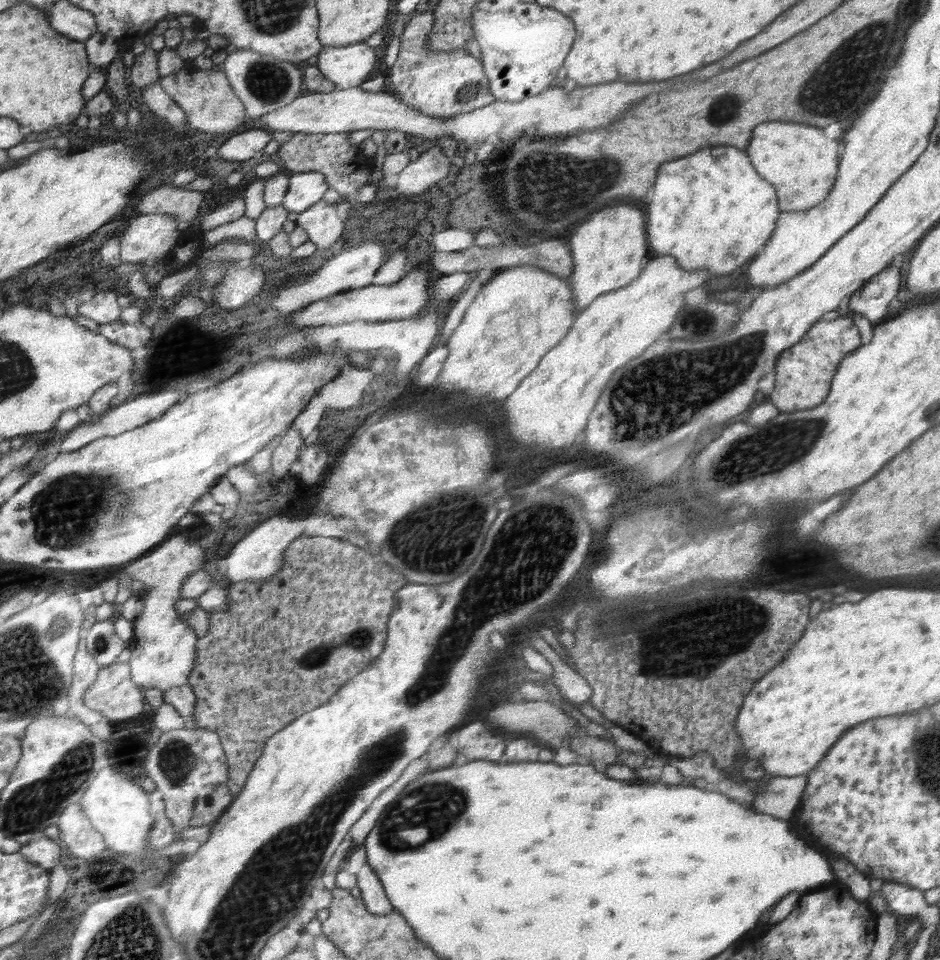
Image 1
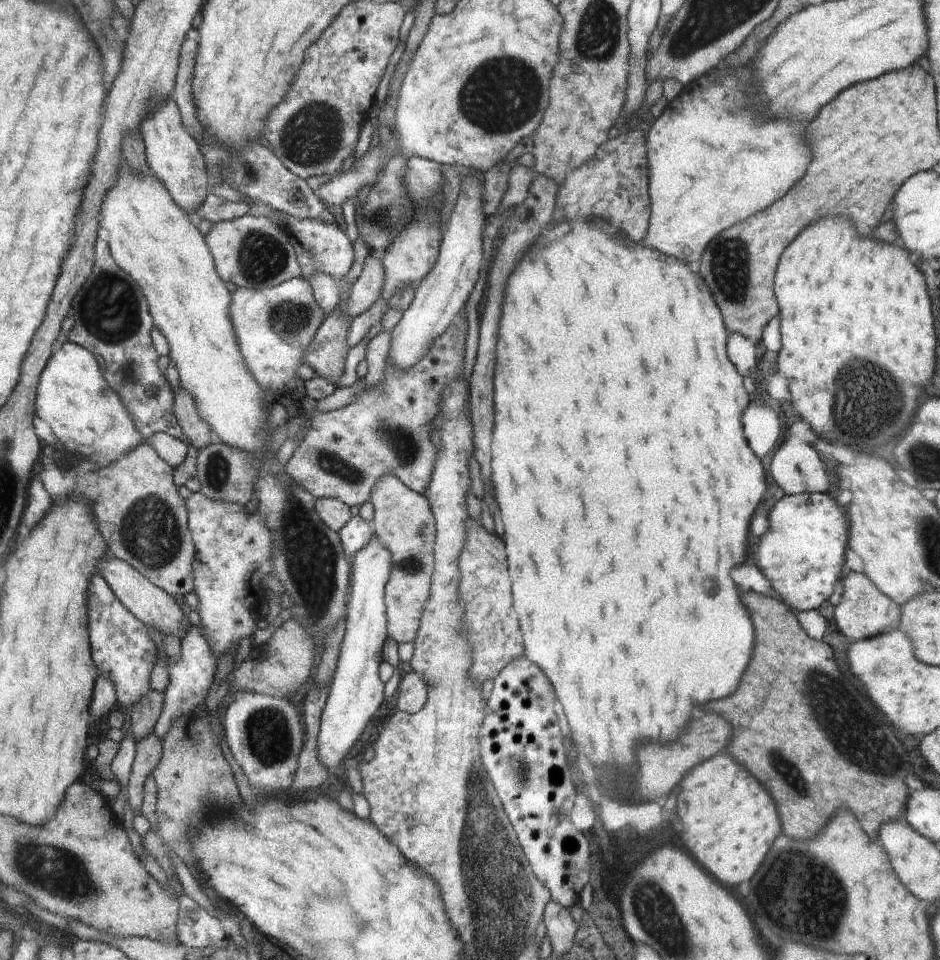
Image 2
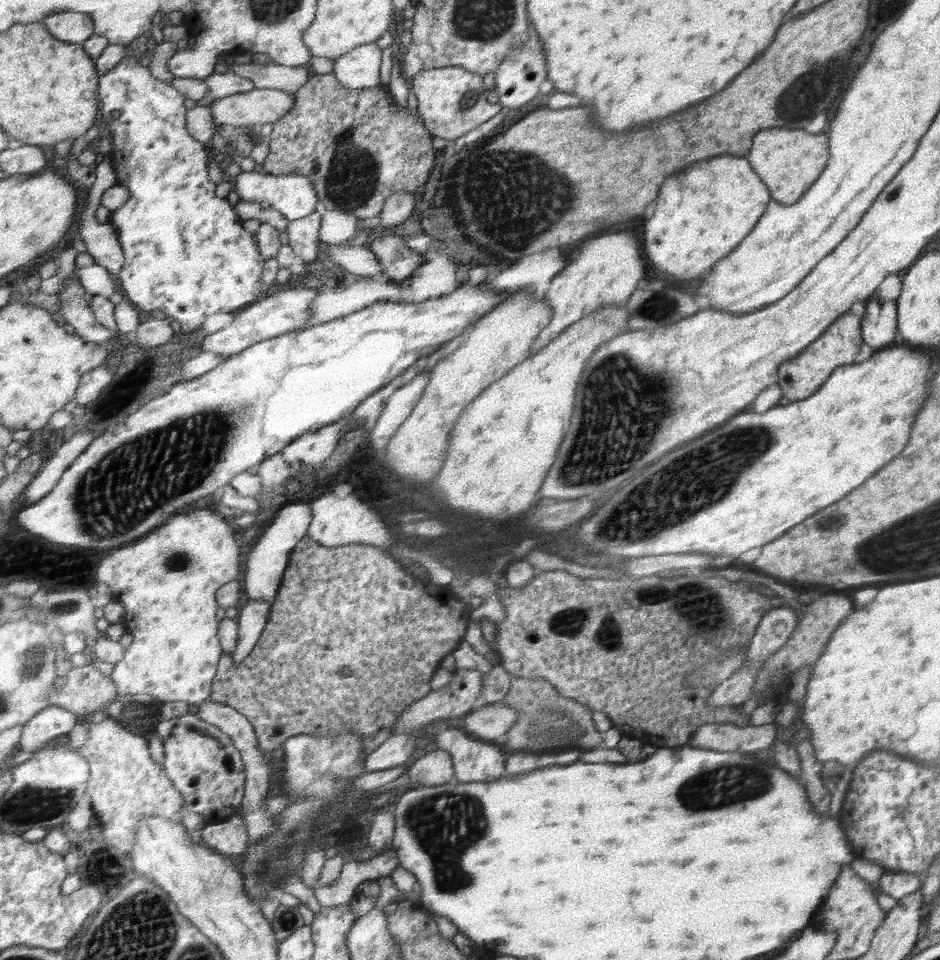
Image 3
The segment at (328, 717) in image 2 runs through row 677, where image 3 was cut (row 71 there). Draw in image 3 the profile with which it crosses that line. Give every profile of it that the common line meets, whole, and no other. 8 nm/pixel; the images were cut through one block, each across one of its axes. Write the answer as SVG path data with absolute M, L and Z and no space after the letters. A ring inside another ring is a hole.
M364 44L353 48L346 55L340 56L333 64L333 73L338 77L340 84L351 89L365 89L382 87L390 93L386 84L380 84L380 48L376 44Z

